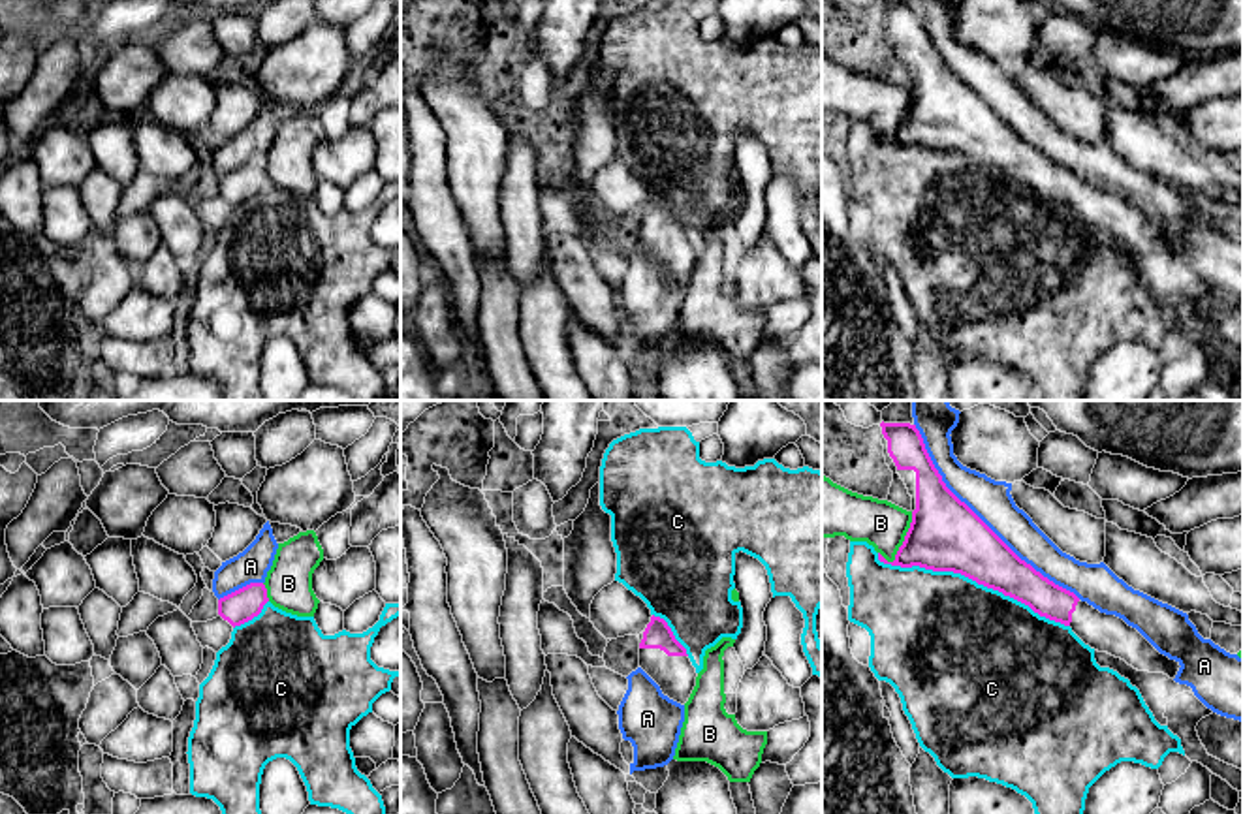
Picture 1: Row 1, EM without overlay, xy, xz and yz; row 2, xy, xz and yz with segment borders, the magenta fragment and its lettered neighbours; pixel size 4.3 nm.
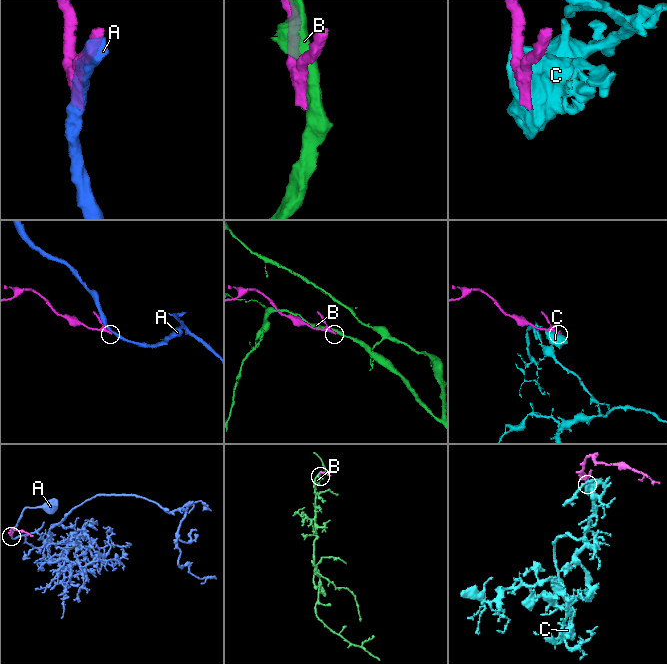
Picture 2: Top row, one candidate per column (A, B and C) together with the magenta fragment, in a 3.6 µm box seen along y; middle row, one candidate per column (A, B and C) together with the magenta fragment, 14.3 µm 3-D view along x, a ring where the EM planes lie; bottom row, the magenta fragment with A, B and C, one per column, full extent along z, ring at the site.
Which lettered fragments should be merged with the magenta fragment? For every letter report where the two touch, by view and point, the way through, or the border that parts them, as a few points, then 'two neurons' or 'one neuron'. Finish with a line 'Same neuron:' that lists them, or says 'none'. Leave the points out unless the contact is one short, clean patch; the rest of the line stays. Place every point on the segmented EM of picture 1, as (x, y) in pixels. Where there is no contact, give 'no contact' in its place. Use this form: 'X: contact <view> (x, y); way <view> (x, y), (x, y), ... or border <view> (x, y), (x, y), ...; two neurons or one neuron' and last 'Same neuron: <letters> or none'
A: contact yz (980, 519); two neurons
B: contact yz (905, 538); two neurons
C: contact yz (971, 578); two neurons
Same neuron: none

